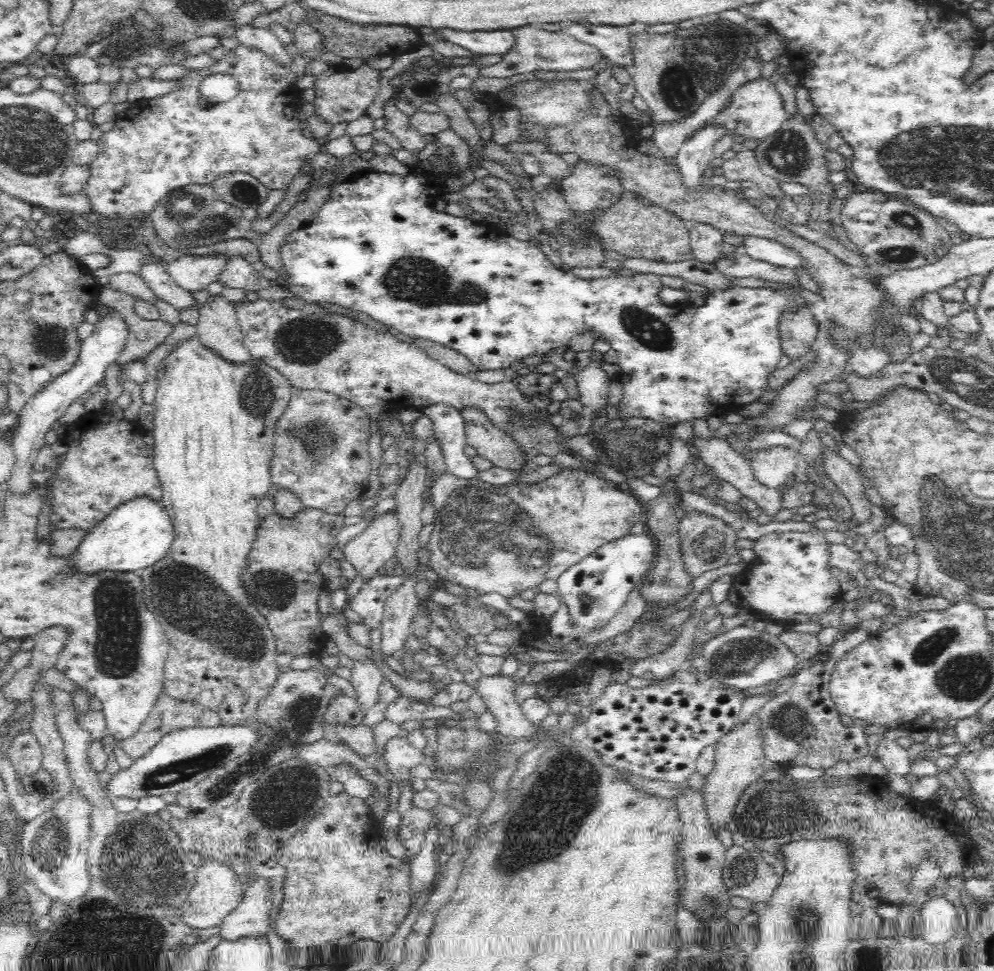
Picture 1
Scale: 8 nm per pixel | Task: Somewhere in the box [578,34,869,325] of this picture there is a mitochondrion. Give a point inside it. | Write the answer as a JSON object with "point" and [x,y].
{"point":[788,153]}

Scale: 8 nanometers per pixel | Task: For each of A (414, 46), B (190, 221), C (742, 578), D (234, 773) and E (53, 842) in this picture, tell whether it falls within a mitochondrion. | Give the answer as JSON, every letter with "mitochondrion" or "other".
{"A":"other","B":"mitochondrion","C":"other","D":"mitochondrion","E":"mitochondrion"}

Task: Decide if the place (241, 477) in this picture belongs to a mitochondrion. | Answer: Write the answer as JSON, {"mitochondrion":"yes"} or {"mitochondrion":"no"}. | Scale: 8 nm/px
{"mitochondrion":"no"}

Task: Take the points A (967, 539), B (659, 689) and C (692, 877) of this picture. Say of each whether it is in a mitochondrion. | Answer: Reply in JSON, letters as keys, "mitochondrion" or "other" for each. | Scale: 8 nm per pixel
{"A":"mitochondrion","B":"other","C":"other"}

